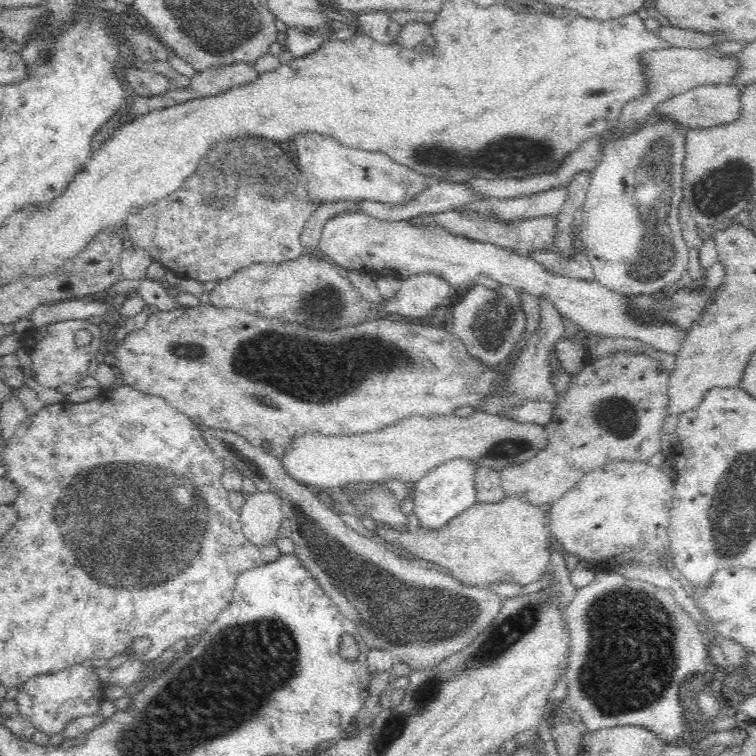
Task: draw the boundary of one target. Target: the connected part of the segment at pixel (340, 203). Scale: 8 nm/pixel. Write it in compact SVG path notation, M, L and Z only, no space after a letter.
M340 198L336 202L322 203L322 206L318 206L318 210L312 212L312 216L310 216L308 223L300 235L300 242L308 250L317 249L324 224L326 224L330 218L334 218L334 216L342 213L357 212L358 205L358 200L352 200L352 202L350 202L346 198Z

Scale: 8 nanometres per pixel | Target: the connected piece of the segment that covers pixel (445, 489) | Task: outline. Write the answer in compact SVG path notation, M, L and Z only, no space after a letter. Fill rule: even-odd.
M455 459L430 470L427 476L415 484L413 513L418 517L422 528L430 530L444 528L454 516L462 514L467 508L476 504L477 494L474 492L474 486L477 468L478 464L472 465L466 459Z

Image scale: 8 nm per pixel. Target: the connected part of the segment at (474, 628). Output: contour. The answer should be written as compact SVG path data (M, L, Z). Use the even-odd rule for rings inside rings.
M202 424L196 426L218 459L234 463L242 478L250 479L258 491L274 493L282 499L281 511L288 519L289 537L295 544L294 554L312 573L322 590L338 605L342 614L356 623L356 628L369 649L376 647L389 650L397 661L407 664L412 670L434 668L442 660L446 660L446 657L466 648L492 624L493 620L496 620L505 598L490 587L480 588L462 584L450 573L424 568L386 550L374 537L364 537L348 527L340 514L330 509L326 499L322 500L320 495L308 486L293 480L281 460L264 452L262 447L253 446L246 438L234 432L207 428Z

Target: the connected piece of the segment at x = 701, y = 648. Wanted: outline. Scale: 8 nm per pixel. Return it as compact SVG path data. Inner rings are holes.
M598 571L591 583L577 589L566 607L566 614L572 634L568 650L570 662L564 679L567 698L586 732L634 725L650 729L666 744L675 744L685 738L687 722L680 698L680 684L690 676L712 671L714 666L708 649L710 639L700 633L692 617L674 601L672 591L622 576L620 572Z

